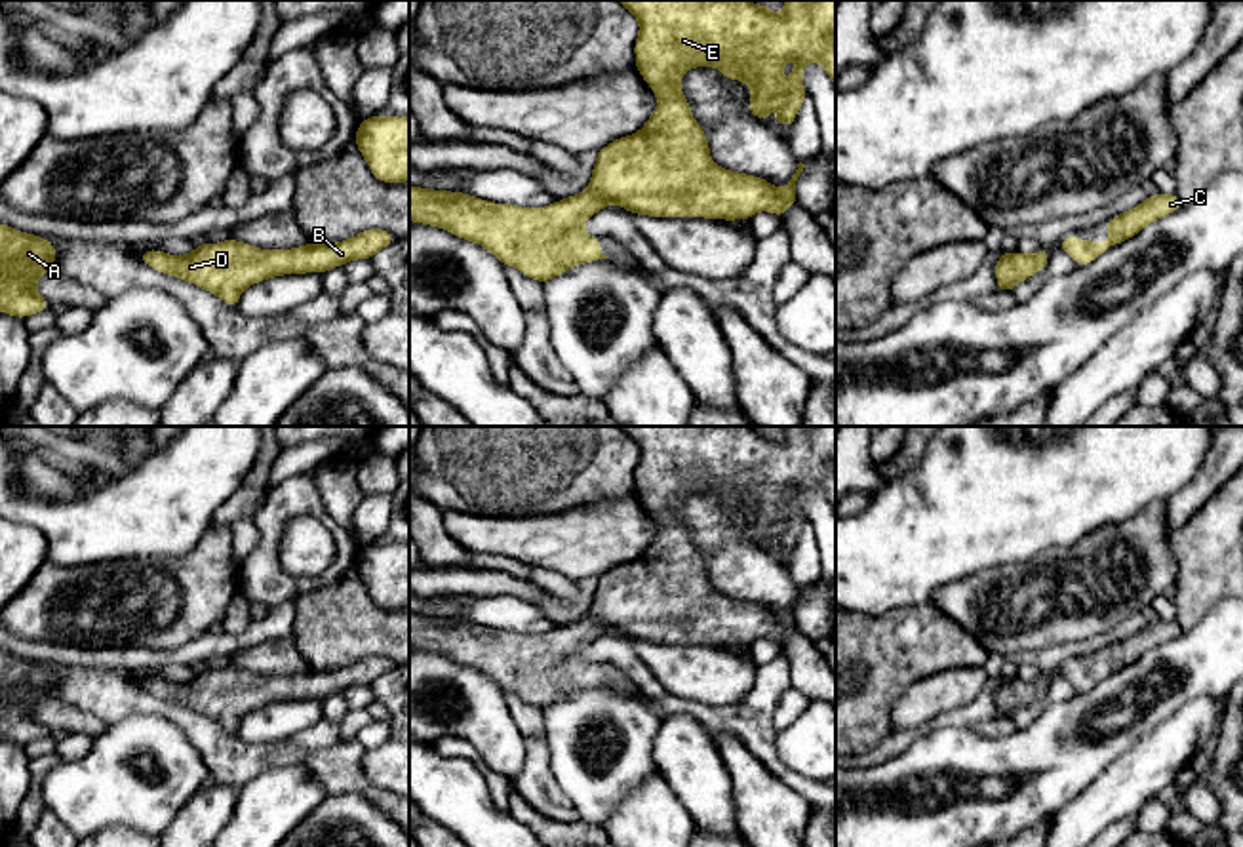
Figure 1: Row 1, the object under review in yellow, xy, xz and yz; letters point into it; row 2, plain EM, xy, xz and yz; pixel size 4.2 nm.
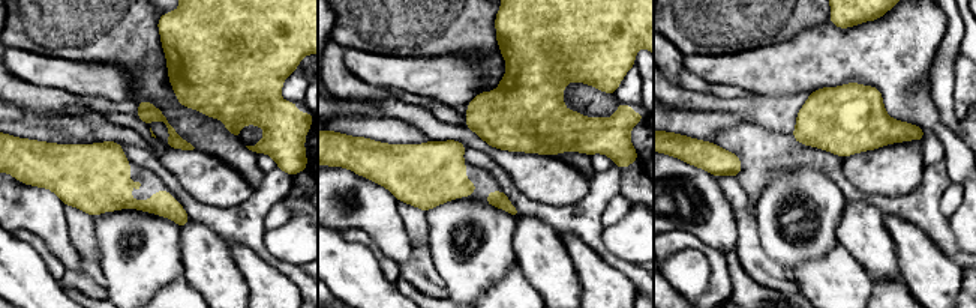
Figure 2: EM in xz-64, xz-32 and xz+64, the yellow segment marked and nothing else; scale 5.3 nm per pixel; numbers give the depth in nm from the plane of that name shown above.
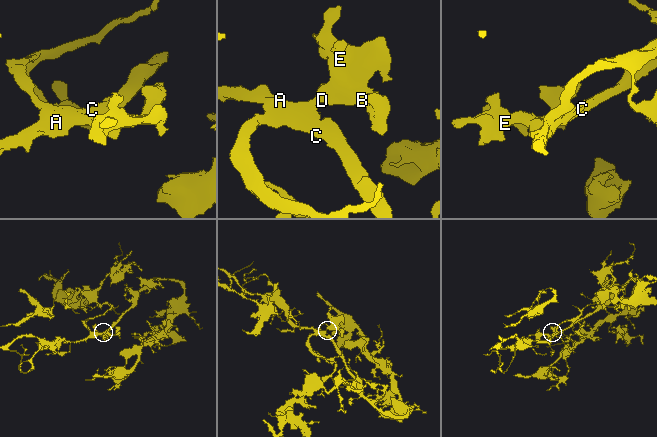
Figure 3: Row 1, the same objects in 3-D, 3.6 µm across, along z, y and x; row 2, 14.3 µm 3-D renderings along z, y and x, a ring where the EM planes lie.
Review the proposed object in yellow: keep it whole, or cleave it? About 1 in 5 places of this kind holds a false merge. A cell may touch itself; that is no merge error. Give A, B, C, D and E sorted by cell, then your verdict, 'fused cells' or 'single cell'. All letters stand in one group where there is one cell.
A B C D E | single cell

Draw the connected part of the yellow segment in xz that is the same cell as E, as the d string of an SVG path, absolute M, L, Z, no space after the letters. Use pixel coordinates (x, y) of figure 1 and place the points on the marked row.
M617 0L640 21L640 34L634 44L636 69L657 93L659 103L645 126L626 137L619 137L598 150L594 171L588 188L577 196L558 200L552 206L539 209L493 204L463 192L432 190L409 187L409 221L440 227L459 238L470 240L491 251L503 265L522 270L525 276L544 284L558 274L584 263L609 259L602 253L600 242L590 236L582 225L588 217L605 206L617 202L622 209L651 217L706 217L706 219L750 219L758 211L773 211L780 219L790 204L799 204L796 196L796 181L805 164L798 164L796 173L782 190L777 190L769 181L737 173L716 166L710 158L704 129L693 120L691 105L683 97L680 80L687 69L718 67L727 80L742 80L752 88L748 99L750 112L761 122L767 122L767 110L775 103L782 86L782 65L788 57L796 57L798 65L790 72L786 95L775 114L775 122L792 128L798 108L807 99L803 88L803 67L819 61L832 84L836 86L836 0L784 0L780 15L771 13L771 4L756 6L750 0Z

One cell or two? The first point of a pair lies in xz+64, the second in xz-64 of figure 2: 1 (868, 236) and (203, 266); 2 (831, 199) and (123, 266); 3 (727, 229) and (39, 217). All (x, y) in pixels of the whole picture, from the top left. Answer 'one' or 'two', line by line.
1: one
2: one
3: one

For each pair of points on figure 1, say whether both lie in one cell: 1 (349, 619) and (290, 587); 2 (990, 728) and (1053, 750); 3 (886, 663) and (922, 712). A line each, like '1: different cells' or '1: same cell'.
1: different cells
2: different cells
3: different cells

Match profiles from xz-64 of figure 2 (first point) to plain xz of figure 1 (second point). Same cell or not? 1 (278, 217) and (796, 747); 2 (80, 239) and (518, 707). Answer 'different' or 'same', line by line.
1: different
2: same

